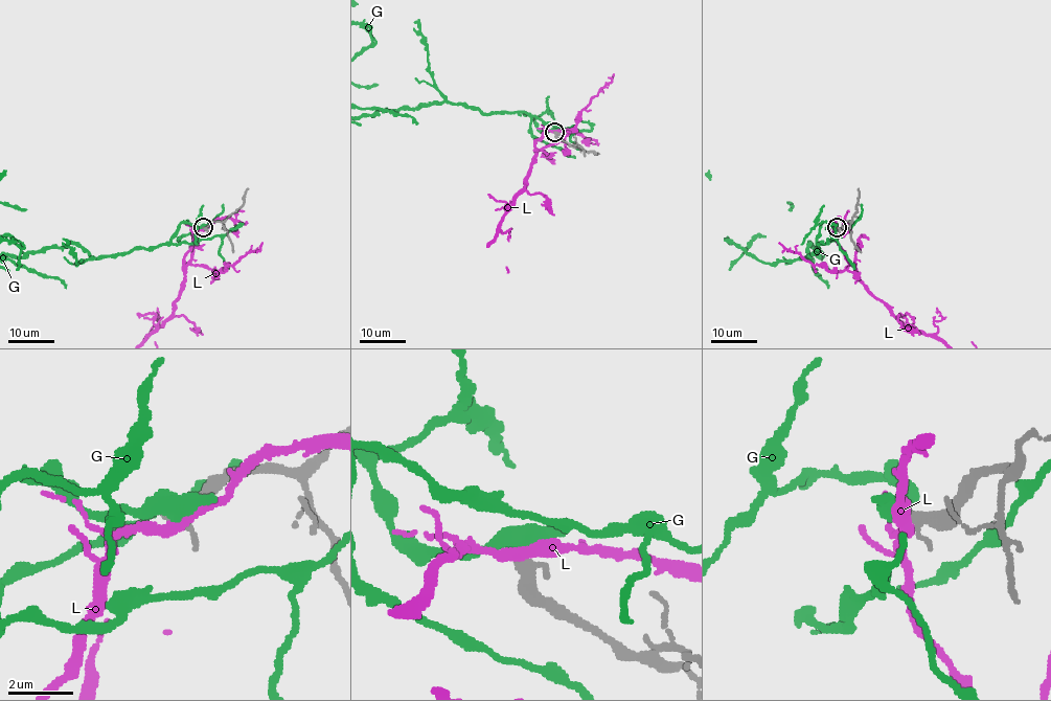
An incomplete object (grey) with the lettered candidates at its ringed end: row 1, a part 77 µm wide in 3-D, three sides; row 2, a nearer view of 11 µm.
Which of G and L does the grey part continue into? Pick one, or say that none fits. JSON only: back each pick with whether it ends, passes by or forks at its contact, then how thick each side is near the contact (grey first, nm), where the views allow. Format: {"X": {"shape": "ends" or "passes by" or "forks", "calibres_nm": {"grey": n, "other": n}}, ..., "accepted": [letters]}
{"accepted": []}

